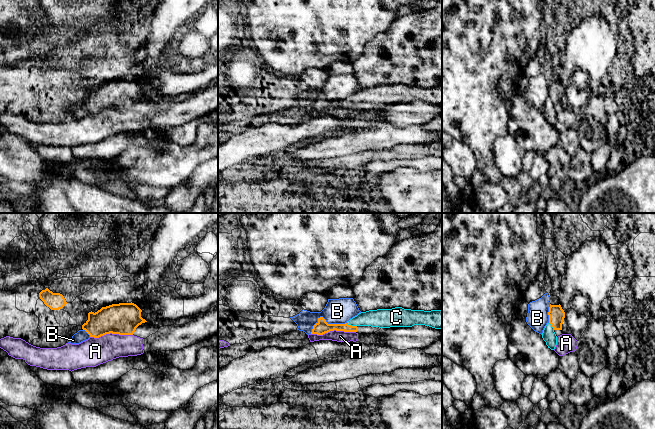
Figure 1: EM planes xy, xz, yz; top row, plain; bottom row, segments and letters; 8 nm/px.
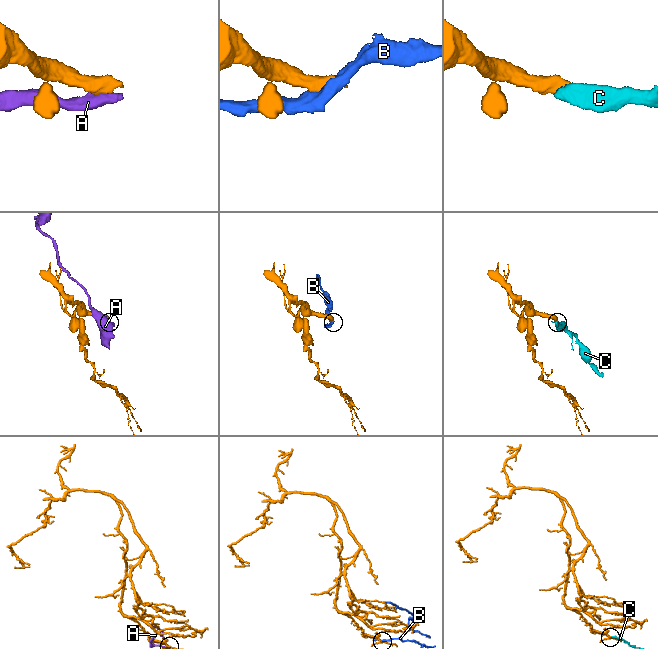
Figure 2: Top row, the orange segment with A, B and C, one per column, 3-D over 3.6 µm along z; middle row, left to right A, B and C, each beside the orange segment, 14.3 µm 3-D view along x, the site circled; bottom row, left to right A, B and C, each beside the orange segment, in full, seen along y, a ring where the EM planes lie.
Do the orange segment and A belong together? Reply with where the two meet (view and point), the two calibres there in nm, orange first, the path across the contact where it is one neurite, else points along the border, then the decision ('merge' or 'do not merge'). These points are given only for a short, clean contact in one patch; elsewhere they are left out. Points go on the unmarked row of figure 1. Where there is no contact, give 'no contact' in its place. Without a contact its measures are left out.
xz (333, 106) | 110/100 nm | along xz (355, 107), (330, 106), (322, 110), (311, 110) | do not merge

